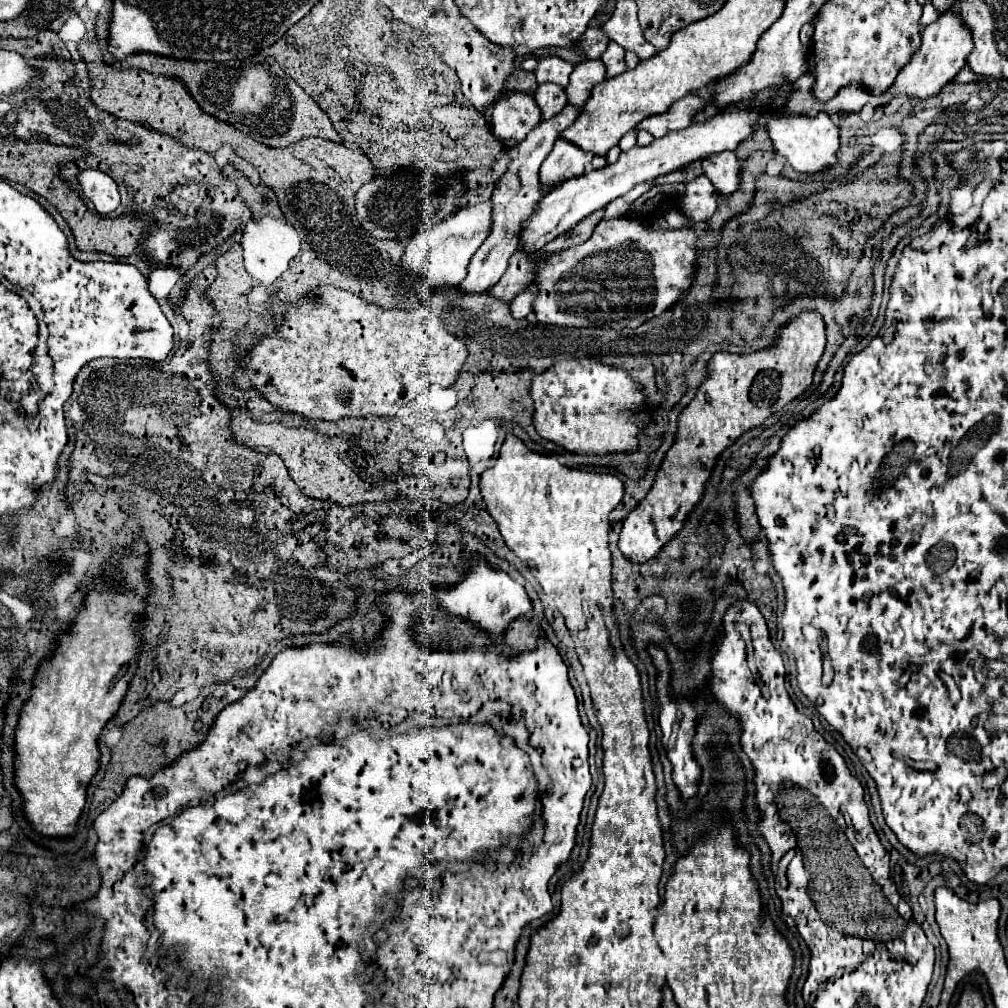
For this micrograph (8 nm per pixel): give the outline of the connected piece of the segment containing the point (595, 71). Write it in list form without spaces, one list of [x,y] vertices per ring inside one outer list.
[[[587,60],[583,64],[577,64],[565,88],[567,104],[583,106],[585,100],[589,100],[591,96],[591,88],[601,80],[605,80],[605,66],[601,60]]]

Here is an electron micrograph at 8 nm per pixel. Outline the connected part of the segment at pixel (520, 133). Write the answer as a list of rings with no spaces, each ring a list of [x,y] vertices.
[[[513,92],[509,98],[501,98],[493,104],[493,134],[503,142],[503,146],[517,146],[525,140],[537,122],[541,120],[541,112],[535,100],[529,94]]]

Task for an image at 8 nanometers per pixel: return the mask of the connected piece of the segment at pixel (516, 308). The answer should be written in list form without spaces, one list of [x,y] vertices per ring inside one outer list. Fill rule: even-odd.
[[[535,284],[529,286],[529,288],[525,288],[525,292],[521,292],[521,294],[511,302],[511,316],[513,316],[515,320],[523,320],[523,318],[531,312],[531,304],[533,304],[531,296],[537,292],[535,288],[537,288]]]

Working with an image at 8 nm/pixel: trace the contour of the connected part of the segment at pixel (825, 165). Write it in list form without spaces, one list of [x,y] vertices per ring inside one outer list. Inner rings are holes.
[[[771,112],[765,114],[763,126],[767,128],[767,134],[773,142],[773,148],[777,154],[787,158],[787,162],[801,174],[817,174],[823,170],[829,170],[837,164],[837,152],[841,148],[839,140],[839,128],[827,114],[819,114],[815,118],[807,116],[793,116],[793,118],[773,118]]]

